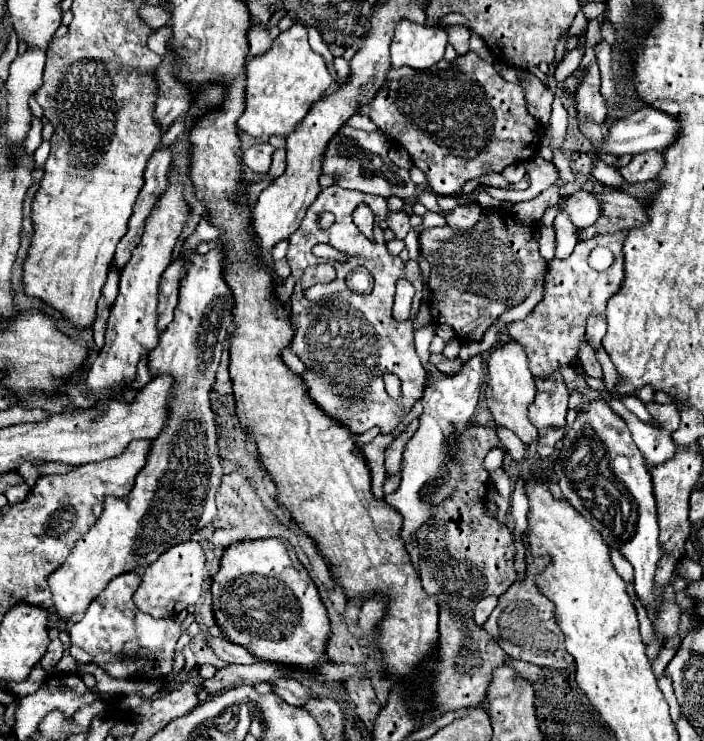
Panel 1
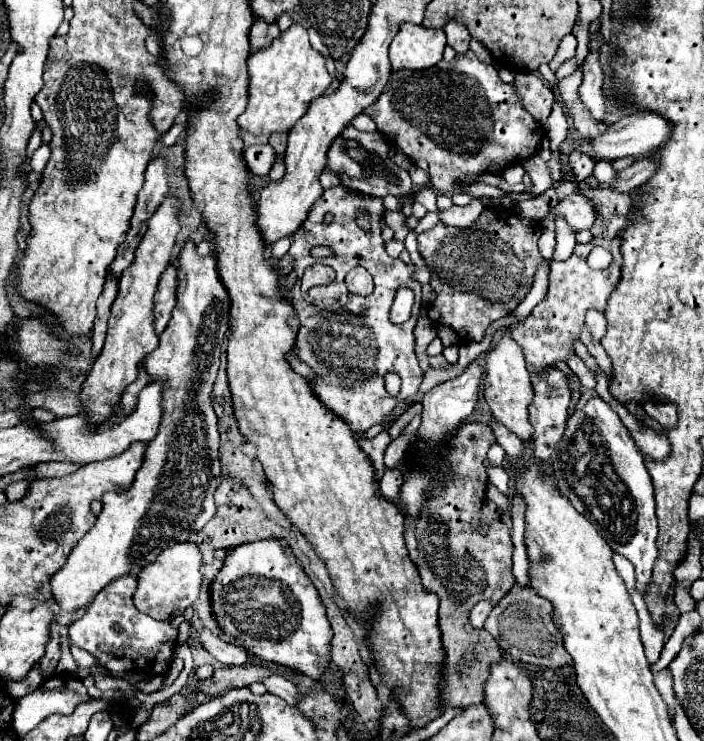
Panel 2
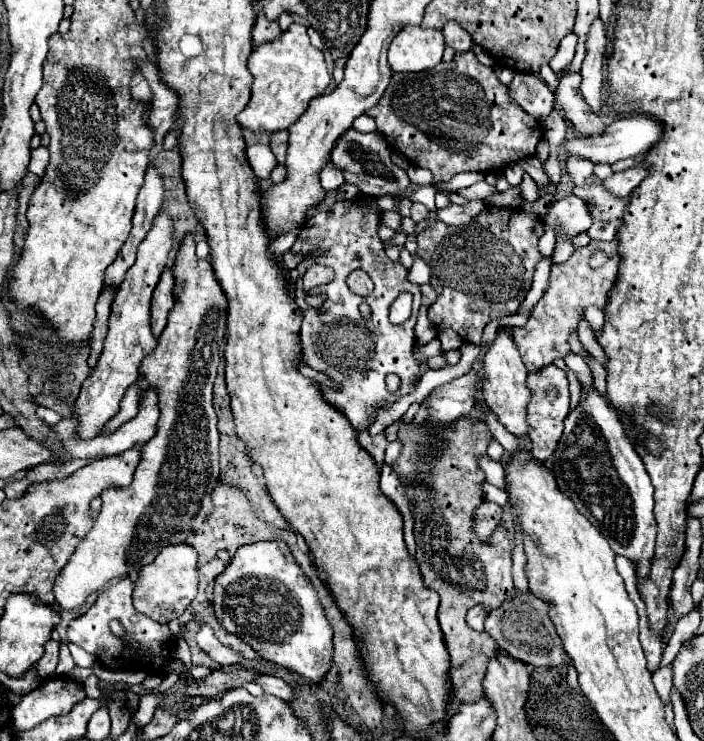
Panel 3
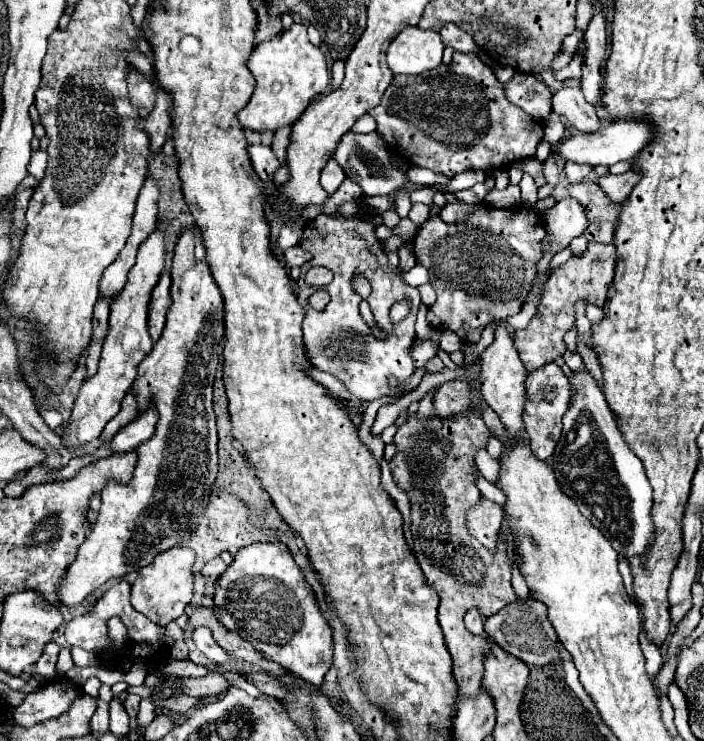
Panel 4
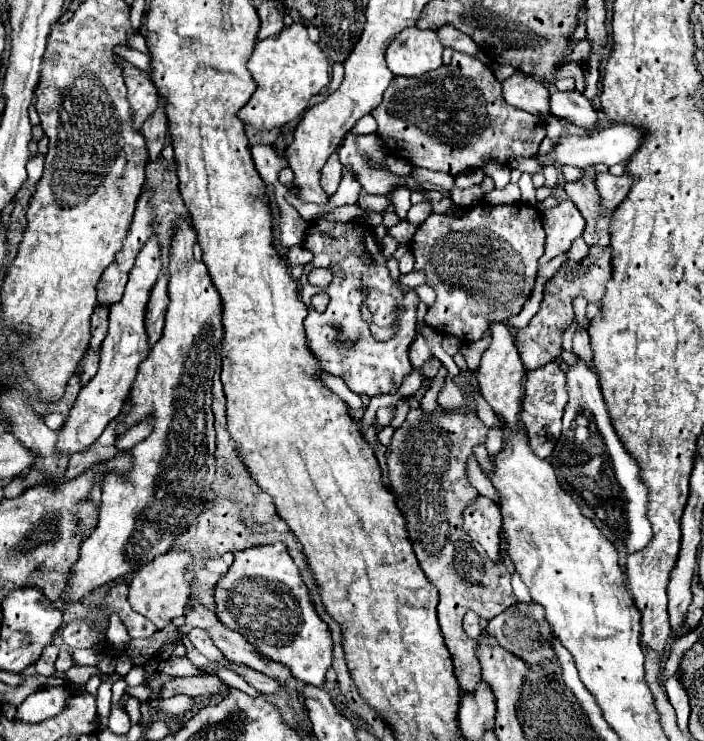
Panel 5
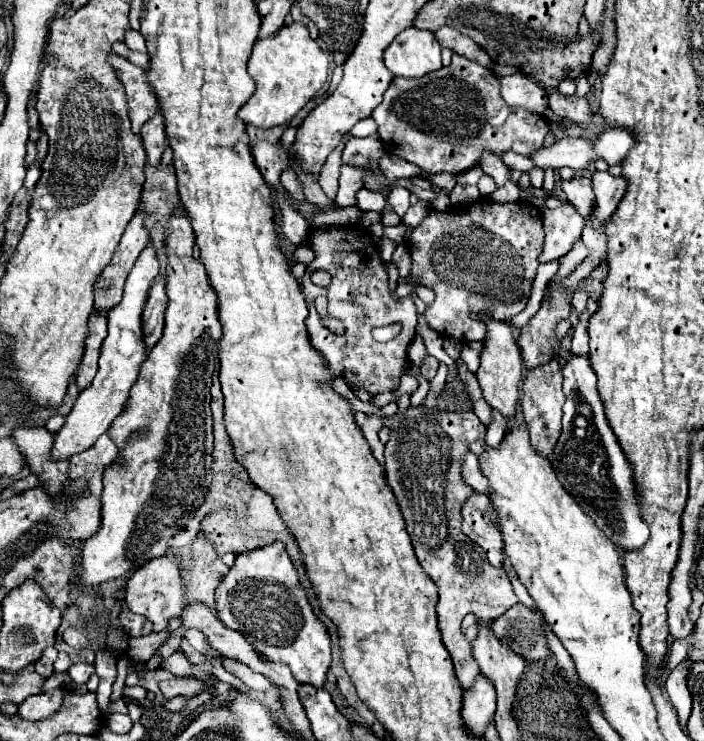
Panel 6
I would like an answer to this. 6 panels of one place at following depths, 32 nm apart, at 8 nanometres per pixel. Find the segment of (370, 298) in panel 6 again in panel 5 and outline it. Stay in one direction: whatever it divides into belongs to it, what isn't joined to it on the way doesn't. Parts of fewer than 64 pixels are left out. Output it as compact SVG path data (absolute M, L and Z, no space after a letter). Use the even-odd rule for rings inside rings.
M318 218L306 230L302 246L314 254L314 260L304 266L300 282L306 282L306 274L316 266L330 268L334 274L332 284L326 288L330 296L326 312L318 314L314 308L308 308L308 320L304 322L308 348L316 356L318 364L324 372L340 376L358 396L374 398L398 392L402 380L414 370L408 350L416 338L416 308L420 302L416 290L408 288L404 292L400 280L392 280L378 240L372 230L360 222L330 222L326 218ZM362 282L368 288L366 304L372 312L372 322L382 328L398 330L396 336L386 342L374 340L368 324L360 316L360 304L364 302L364 296L360 294ZM396 306L404 306L404 314L400 318L392 312Z

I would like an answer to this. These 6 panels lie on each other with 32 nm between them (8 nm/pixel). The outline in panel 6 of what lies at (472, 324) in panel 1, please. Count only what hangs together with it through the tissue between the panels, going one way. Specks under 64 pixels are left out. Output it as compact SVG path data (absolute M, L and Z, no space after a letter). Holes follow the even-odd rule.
M478 200L468 208L452 208L448 212L430 212L408 238L408 250L412 256L412 276L420 276L424 286L432 288L436 298L426 308L424 316L430 328L438 334L456 338L460 342L484 340L486 324L472 314L486 314L492 320L510 320L524 310L532 290L532 282L538 268L538 256L542 254L544 230L540 210L528 206L528 202L496 204L490 200Z

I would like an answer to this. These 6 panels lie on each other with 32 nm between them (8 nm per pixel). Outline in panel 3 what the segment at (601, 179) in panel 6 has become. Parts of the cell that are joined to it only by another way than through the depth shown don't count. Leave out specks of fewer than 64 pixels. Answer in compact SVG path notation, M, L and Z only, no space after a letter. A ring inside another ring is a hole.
M640 162L640 164L628 168L628 170L620 172L620 174L614 174L612 178L604 180L604 186L606 186L610 192L614 192L616 196L624 198L624 196L630 196L632 190L634 190L648 174L650 174L648 164Z

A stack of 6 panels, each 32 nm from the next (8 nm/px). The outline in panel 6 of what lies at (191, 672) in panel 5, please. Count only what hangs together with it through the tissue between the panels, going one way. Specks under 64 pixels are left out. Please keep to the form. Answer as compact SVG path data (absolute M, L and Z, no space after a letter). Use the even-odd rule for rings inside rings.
M172 654L170 658L166 658L162 664L160 664L162 670L174 674L174 676L194 676L194 666L184 658L184 654Z

